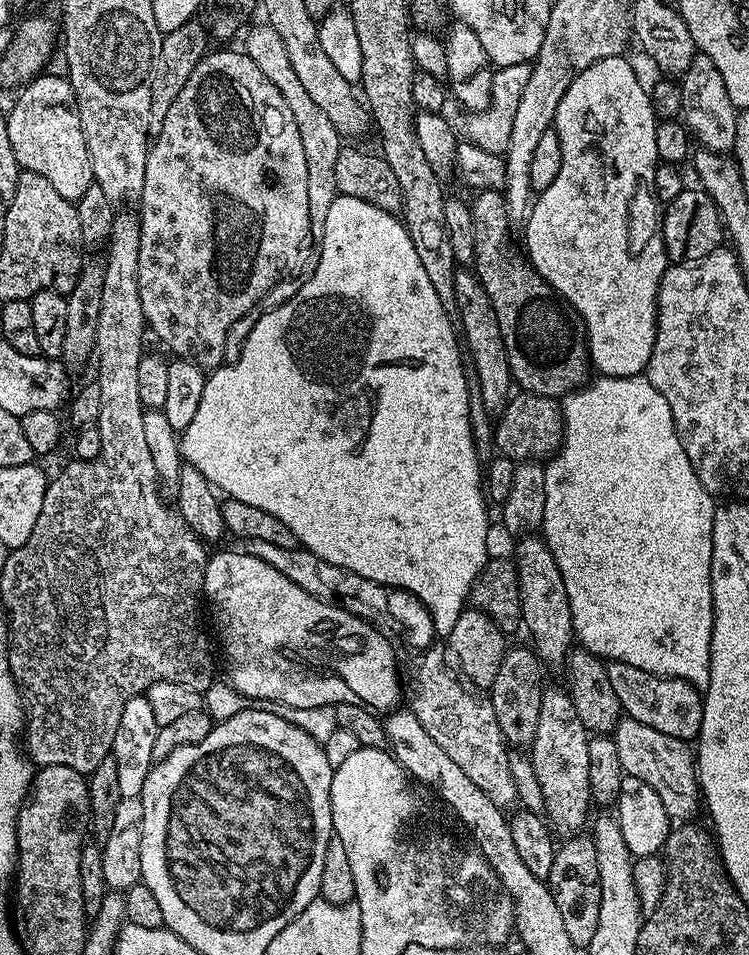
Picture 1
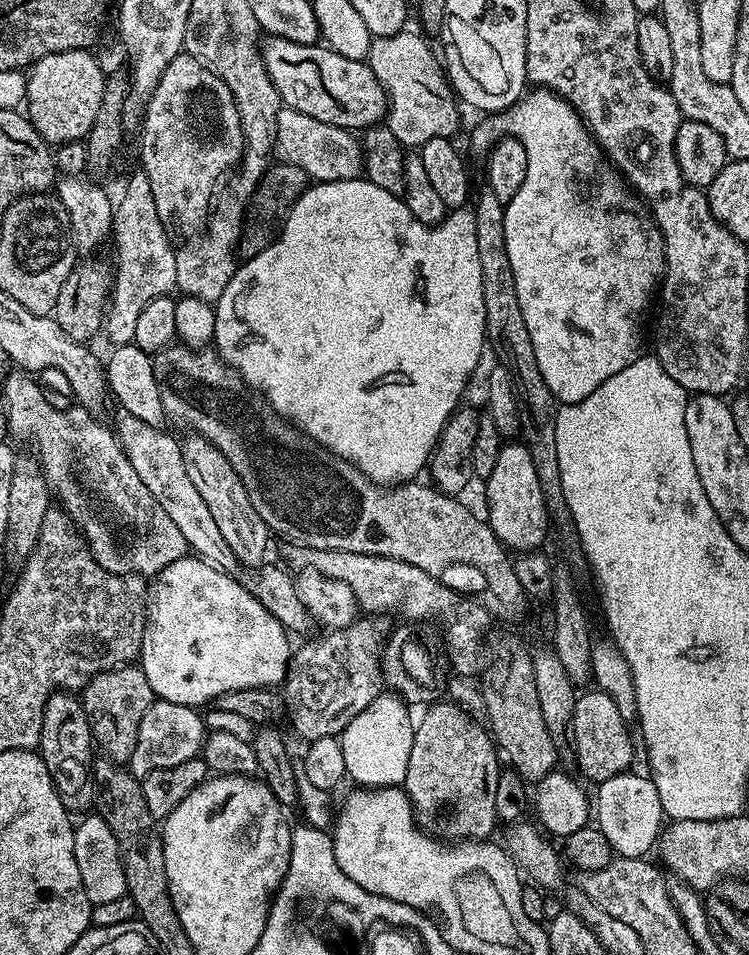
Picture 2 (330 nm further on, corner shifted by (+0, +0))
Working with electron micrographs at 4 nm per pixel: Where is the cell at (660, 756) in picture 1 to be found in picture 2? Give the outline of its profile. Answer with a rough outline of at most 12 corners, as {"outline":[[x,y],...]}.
{"outline":[[610,694],[577,695],[570,732],[585,781],[633,767]]}

